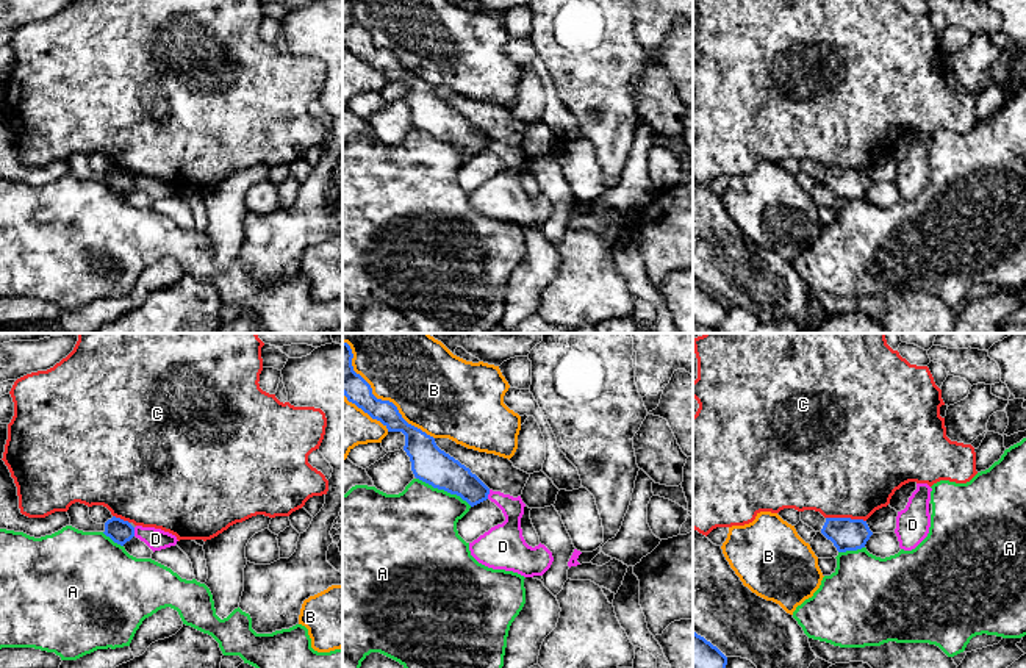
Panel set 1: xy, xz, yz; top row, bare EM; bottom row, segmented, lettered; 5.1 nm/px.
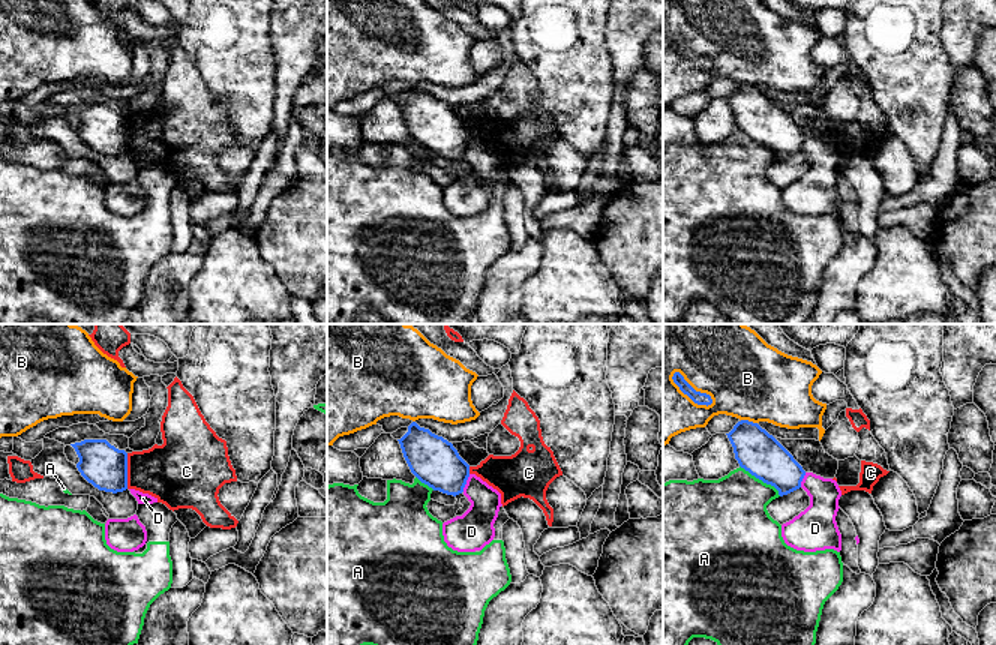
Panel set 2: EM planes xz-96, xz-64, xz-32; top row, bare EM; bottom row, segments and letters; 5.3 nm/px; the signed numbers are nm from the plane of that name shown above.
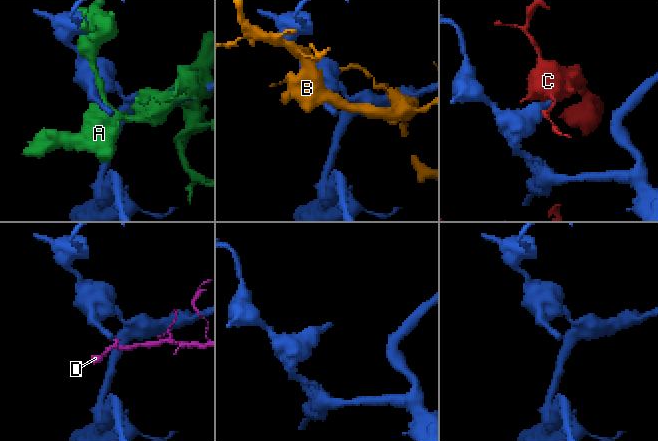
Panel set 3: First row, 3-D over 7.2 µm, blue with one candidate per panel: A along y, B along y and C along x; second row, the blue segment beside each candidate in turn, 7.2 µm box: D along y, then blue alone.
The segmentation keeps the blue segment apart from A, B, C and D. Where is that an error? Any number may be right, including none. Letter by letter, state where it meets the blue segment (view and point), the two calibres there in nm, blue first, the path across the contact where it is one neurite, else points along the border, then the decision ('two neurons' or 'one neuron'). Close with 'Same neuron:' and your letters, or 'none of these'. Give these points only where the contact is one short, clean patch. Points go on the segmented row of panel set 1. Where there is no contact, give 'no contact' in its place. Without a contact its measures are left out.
A: contact xz (444, 490); calibres 190 and 420 nm; two neurons
B: contact xz (379, 399); calibres 140 and 400 nm; two neurons
C: contact yz (846, 518); calibres 170 and 500 nm; two neurons
D: contact xy (133, 532); calibres 120 and 110 nm; border xy (133, 527), (135, 535); two neurons
Same neuron: none of these

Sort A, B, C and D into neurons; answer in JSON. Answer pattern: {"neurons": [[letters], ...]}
{"neurons": [["A"], ["B"], ["C"], ["D"]]}

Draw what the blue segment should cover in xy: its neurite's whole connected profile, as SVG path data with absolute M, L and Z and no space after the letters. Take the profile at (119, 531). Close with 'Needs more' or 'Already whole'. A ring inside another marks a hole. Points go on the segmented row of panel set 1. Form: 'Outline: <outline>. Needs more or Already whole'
Outline: M113 516L105 523L105 532L114 543L124 546L135 537L135 527L120 518Z. Already whole

